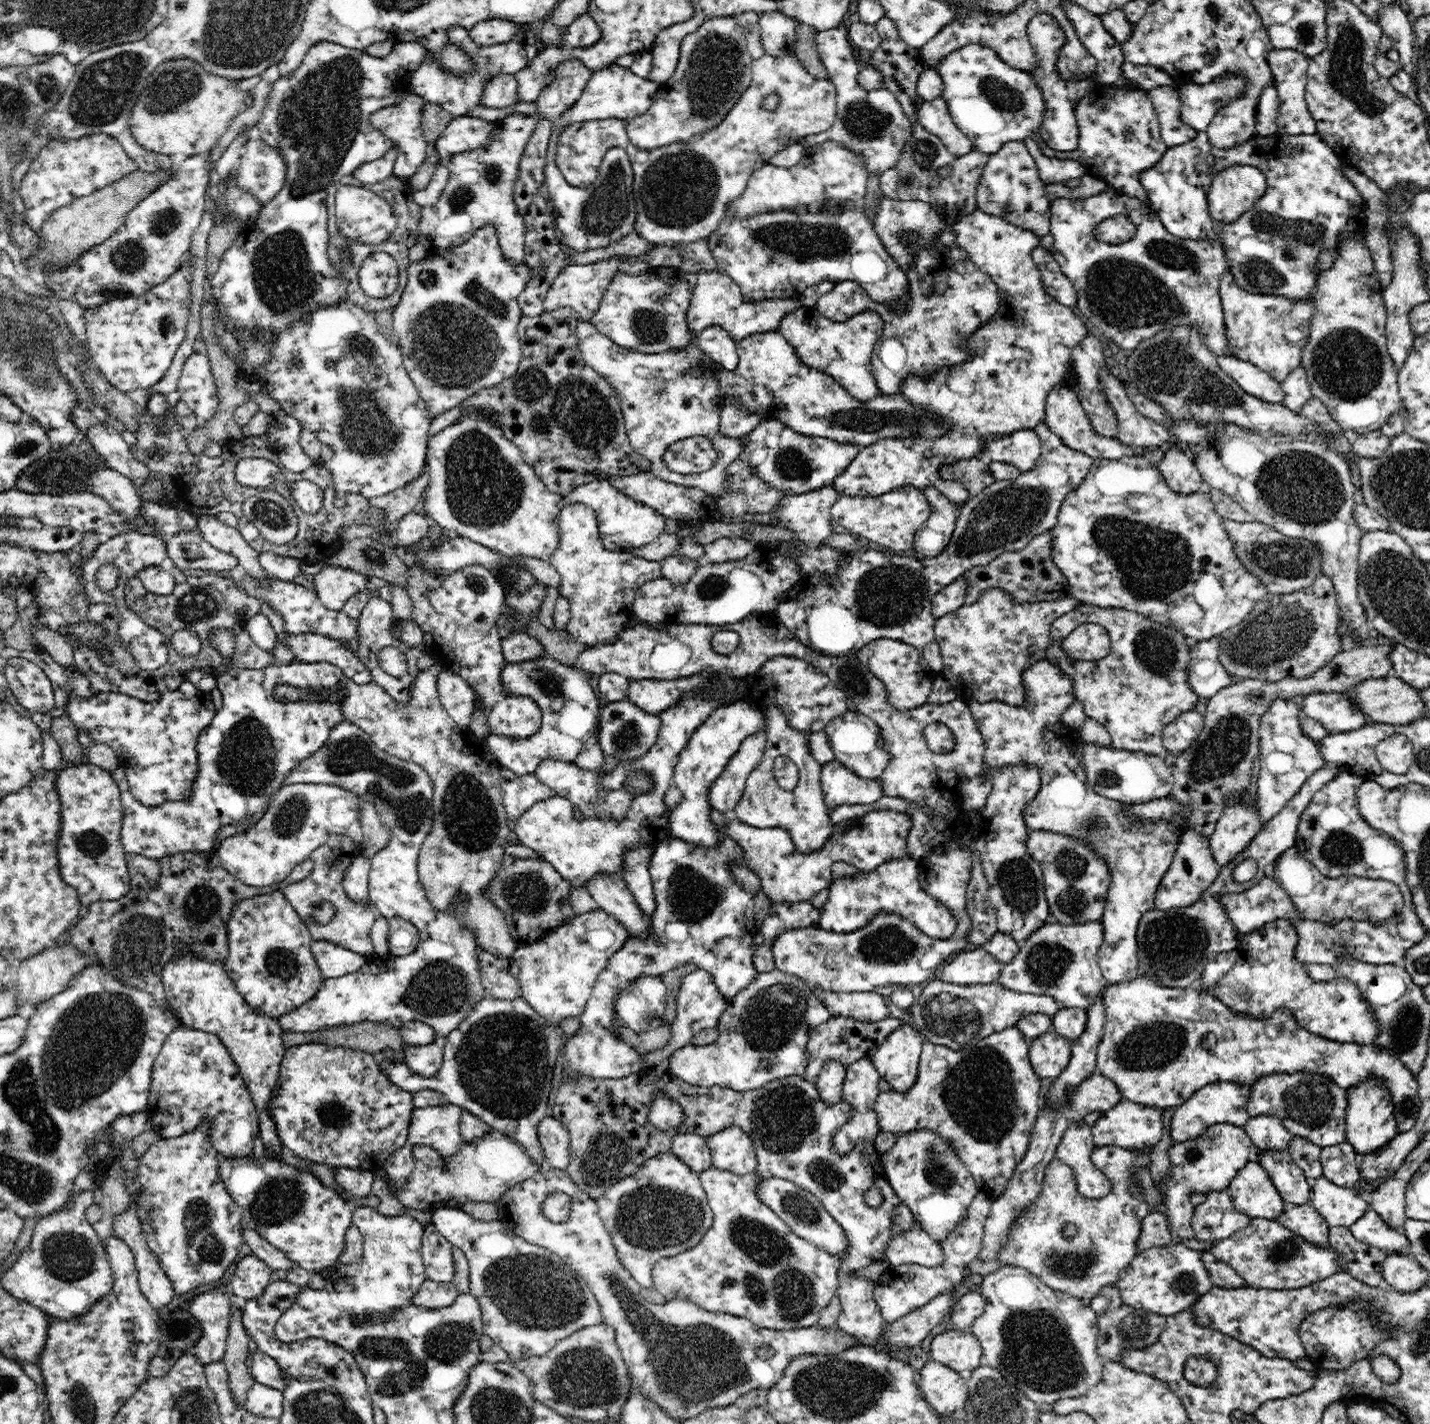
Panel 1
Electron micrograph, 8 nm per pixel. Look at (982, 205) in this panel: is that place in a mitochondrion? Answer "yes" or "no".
no

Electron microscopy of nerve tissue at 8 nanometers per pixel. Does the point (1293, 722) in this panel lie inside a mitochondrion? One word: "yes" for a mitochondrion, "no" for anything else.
no

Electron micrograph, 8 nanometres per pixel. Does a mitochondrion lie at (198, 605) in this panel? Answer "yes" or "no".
yes

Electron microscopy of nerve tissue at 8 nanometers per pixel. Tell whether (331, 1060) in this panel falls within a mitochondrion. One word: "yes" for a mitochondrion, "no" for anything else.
no

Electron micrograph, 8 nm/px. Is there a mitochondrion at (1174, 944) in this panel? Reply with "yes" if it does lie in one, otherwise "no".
yes

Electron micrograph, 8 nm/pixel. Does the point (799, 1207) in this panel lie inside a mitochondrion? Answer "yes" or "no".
yes

